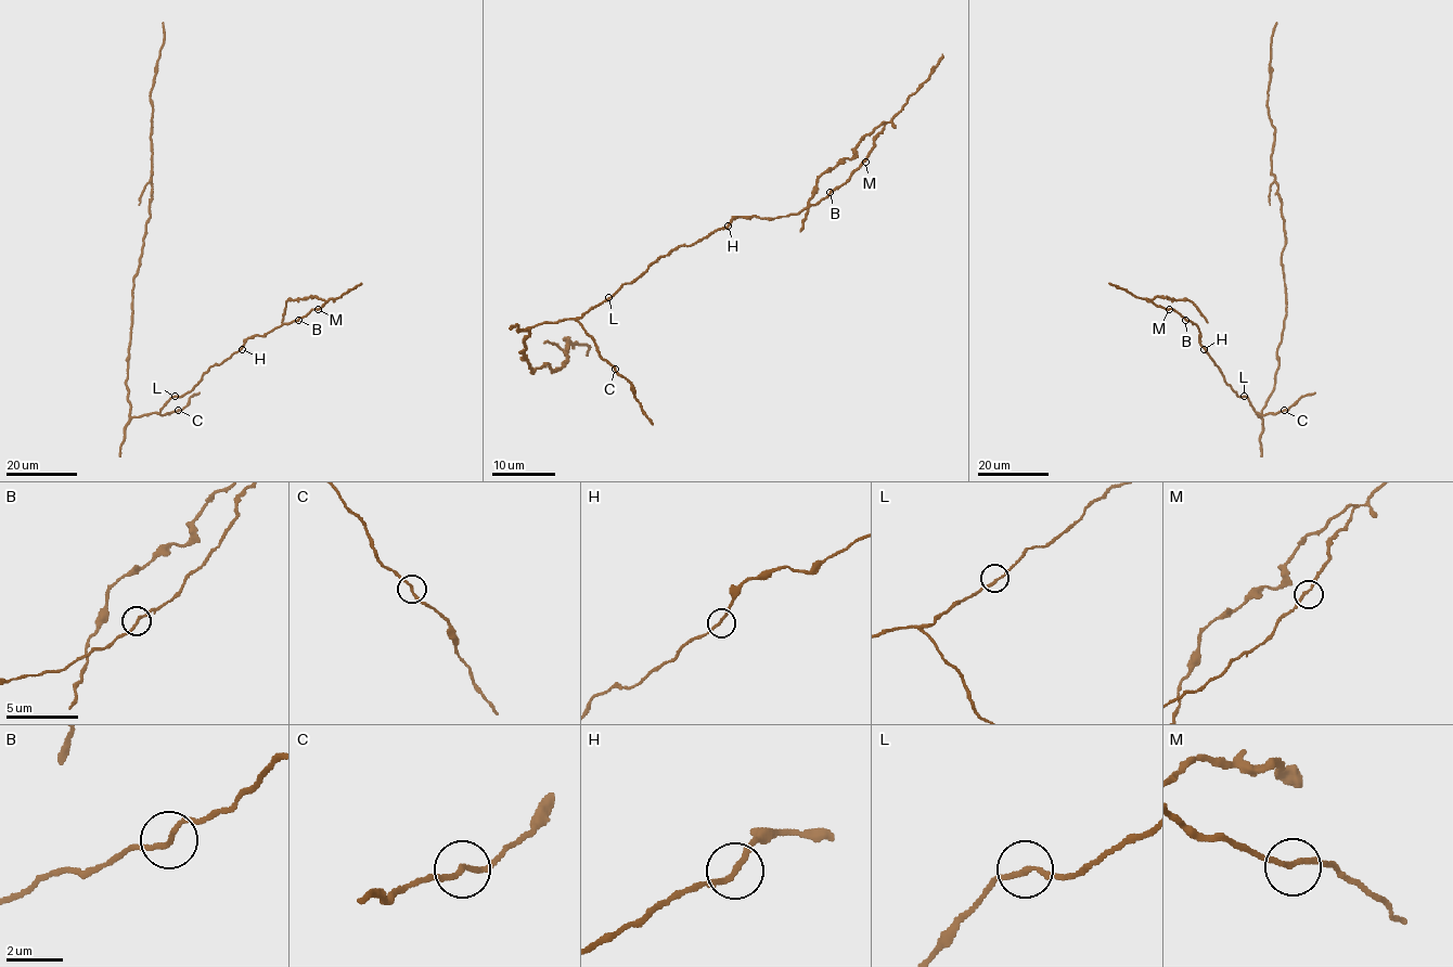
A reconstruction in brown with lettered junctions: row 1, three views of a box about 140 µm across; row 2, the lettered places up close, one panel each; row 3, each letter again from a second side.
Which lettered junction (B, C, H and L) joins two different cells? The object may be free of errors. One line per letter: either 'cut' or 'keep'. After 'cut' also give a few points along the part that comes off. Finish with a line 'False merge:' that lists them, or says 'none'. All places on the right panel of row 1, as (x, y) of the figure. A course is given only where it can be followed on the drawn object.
B: cut; course (1185, 319), (1173, 309), (1156, 306), (1147, 299), (1156, 296), (1188, 299), (1208, 322)
C: keep
H: keep
L: keep
False merge: B

